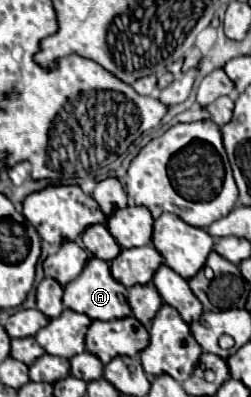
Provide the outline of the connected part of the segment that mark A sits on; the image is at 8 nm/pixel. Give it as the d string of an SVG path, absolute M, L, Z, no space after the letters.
M90 256L84 270L78 274L78 278L74 278L72 282L68 282L64 286L64 298L62 298L64 306L86 314L92 320L116 320L116 318L126 318L130 316L130 306L126 300L126 288L116 282L110 274L110 268L104 260Z

